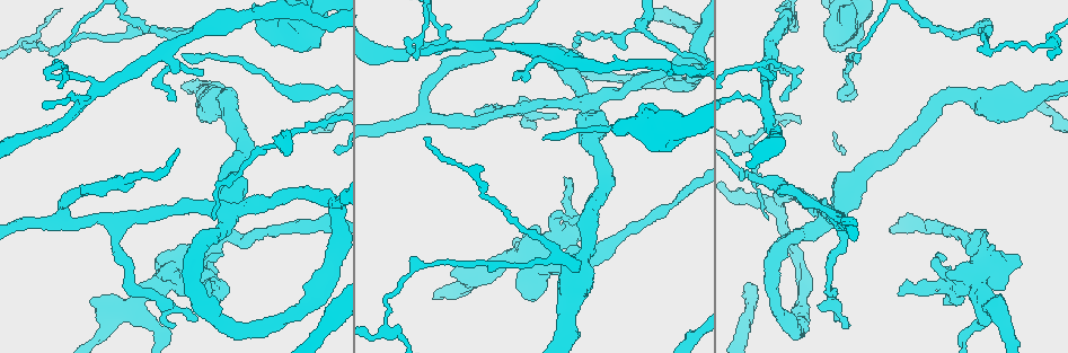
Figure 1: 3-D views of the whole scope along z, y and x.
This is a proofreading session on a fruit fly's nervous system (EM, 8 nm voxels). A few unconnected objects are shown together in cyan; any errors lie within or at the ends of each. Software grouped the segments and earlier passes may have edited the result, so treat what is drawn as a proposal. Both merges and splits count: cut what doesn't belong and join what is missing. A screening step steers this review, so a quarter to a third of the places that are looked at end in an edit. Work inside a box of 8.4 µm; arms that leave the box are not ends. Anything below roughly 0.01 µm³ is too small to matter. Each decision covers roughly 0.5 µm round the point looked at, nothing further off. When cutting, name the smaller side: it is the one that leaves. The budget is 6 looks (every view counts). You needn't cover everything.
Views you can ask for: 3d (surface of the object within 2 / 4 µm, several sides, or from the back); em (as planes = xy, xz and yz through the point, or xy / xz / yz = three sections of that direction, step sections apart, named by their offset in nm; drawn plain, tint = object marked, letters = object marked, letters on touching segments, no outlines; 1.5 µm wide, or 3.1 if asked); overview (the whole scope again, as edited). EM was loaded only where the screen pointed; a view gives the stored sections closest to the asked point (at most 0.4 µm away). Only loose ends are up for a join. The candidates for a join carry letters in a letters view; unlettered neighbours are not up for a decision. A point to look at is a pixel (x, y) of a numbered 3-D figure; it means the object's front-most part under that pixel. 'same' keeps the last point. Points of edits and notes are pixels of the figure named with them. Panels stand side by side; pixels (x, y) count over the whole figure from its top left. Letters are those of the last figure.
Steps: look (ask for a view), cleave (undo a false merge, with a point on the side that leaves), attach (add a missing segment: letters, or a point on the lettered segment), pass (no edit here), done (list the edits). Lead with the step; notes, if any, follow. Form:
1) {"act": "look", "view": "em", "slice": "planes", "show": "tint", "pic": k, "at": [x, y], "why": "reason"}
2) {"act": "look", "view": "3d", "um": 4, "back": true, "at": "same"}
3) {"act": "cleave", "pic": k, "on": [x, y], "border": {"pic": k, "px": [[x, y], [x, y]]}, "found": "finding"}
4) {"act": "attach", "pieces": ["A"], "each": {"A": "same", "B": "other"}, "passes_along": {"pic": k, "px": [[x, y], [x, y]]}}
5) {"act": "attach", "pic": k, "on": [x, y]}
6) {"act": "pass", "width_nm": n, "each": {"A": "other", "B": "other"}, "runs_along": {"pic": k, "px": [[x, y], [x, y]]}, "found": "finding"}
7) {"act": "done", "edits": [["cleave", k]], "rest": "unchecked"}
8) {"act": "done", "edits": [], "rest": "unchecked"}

{"act": "look", "view": "em", "slice": "planes", "show": "tint", "pic": 1, "at": [975, 251], "why": "calibre changes"}

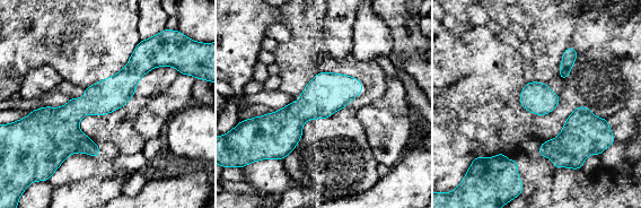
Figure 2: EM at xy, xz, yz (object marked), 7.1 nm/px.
{"act": "look", "view": "em", "slice": "planes", "show": "letters", "at": "same", "why": "what lies round it"}

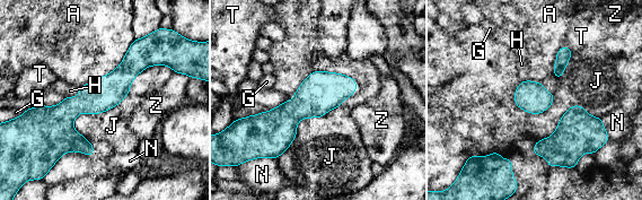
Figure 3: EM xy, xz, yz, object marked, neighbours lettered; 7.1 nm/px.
{"act": "pass", "width_nm": 220, "each": {"A": "other", "G": "other", "H": "other", "J": "other", "N": "other", "T": "other", "Z": "other"}, "runs_along": {"pic": 3, "px": [[157, 62], [35, 112]]}, "found": "continuous, no second neuron"}

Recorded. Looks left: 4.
{"act": "look", "view": "3d", "um": 2, "pic": 1, "at": [992, 25], "why": "branch stops here"}

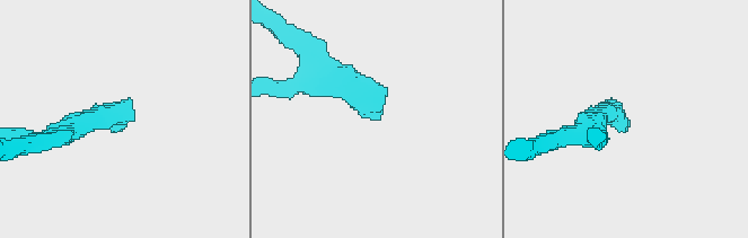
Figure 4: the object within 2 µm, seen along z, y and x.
{"act": "look", "view": "em", "slice": "planes", "show": "plain", "pic": 4, "at": [378, 119]}

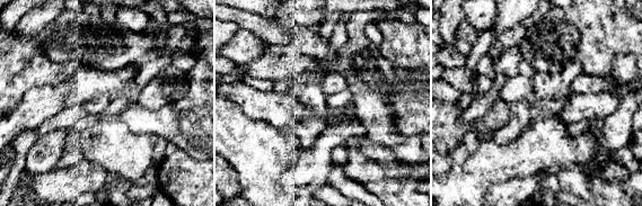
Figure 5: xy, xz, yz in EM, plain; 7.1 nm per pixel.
{"act": "look", "view": "em", "slice": "planes", "show": "letters", "at": "same"}

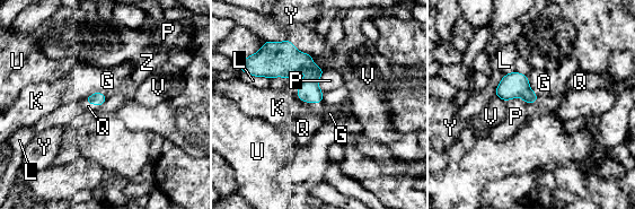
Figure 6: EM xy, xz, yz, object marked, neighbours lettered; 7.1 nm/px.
{"act": "attach", "pieces": ["Q"], "each": {"G": "other", "K": "other", "L": "other", "P": "other", "Q": "same", "U": "other", "V": "other", "Y": "other", "Z": "other"}, "found": "the neuron continues"}

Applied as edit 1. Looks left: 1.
{"act": "look", "view": "em", "slice": "planes", "show": "letters", "pic": 1, "at": [640, 23], "why": "thin neck"}

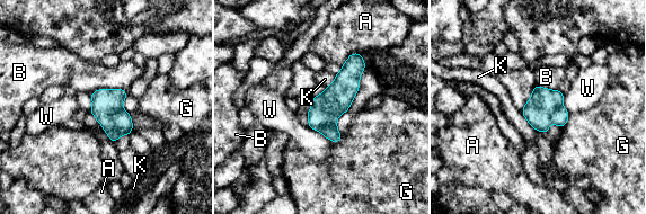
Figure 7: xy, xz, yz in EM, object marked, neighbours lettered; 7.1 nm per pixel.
{"act": "cleave", "pic": 7, "on": [105, 101], "width_nm": 220, "each": {"A": "other", "B": "other", "G": "other", "K": "other", "W": "other"}, "found": "a second neuron is stuck on"}

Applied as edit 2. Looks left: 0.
{"act": "done", "edits": [["attach", 6], ["cleave", 7]], "rest": "unchecked"}

